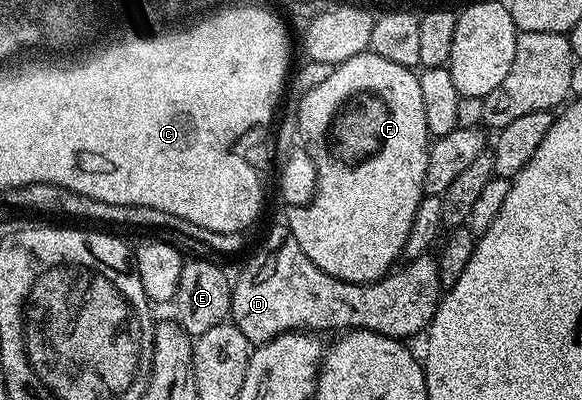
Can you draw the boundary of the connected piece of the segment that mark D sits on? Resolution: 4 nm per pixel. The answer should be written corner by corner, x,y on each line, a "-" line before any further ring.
281,223
262,239
261,246
250,255
249,262
241,269
241,274
235,277
231,299
231,321
239,327
239,331
243,331
243,335
254,346
262,345
263,342
284,333
321,331
317,329
337,329
336,331
366,329
379,335
409,339
405,337
413,337
416,333
424,334
428,330
437,310
437,302
443,296
437,260
436,256
426,255
394,268
380,281
351,283
335,275
327,275
327,271
315,267
315,263
307,259
303,247
299,247
299,239
295,239
288,224

